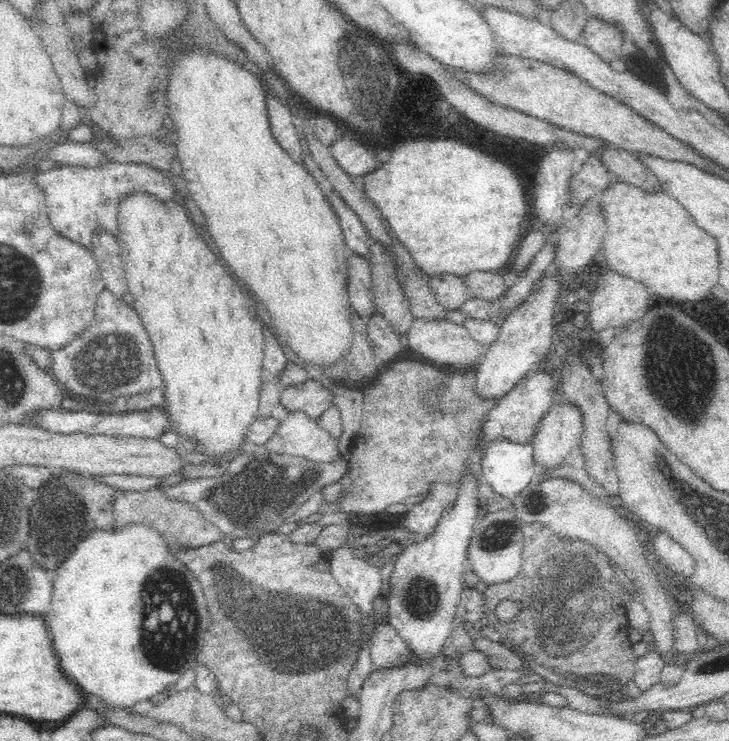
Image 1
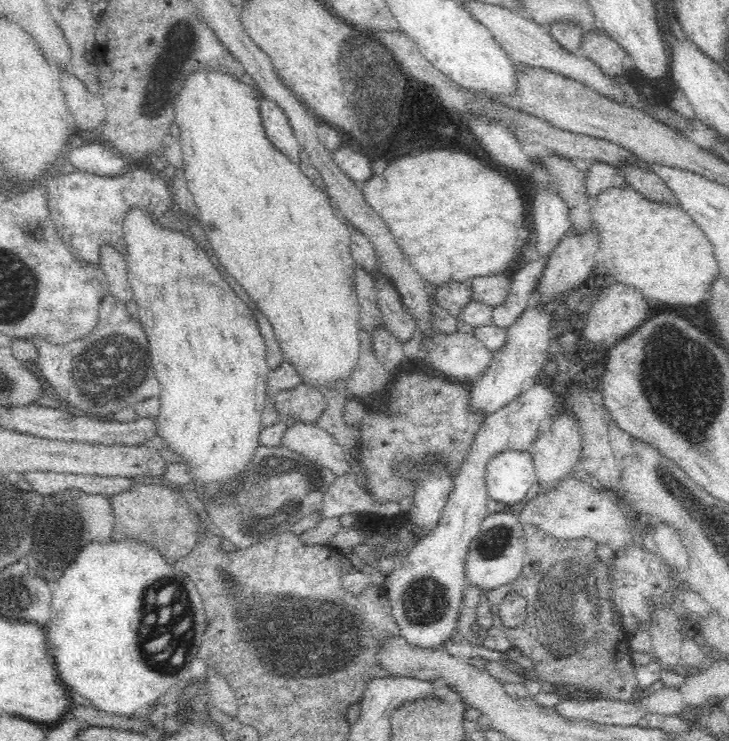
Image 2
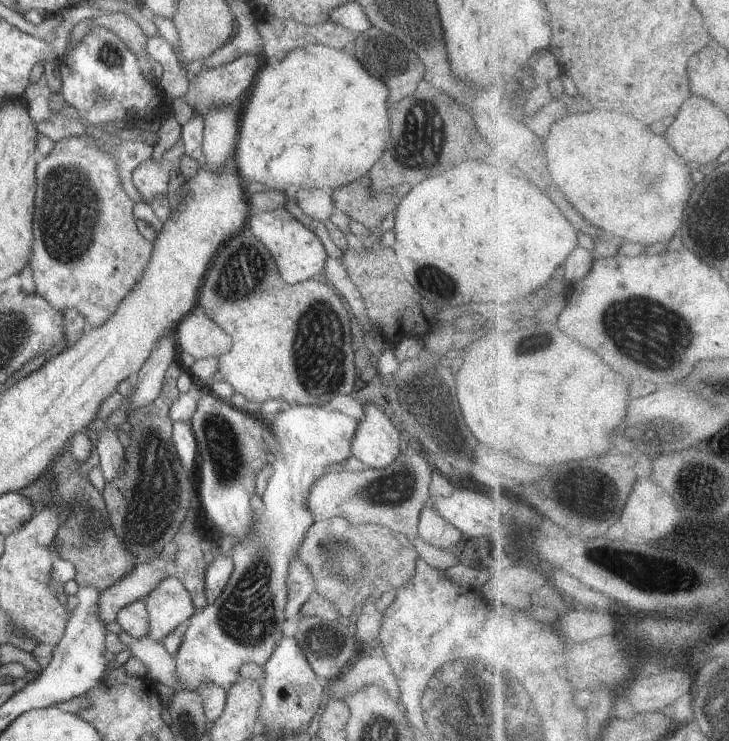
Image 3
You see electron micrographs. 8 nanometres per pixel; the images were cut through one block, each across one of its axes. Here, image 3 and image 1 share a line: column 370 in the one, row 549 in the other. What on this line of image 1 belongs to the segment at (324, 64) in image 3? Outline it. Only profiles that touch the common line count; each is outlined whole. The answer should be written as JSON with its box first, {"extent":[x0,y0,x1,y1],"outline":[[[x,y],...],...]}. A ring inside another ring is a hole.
{"extent":[45,524,211,709],"outline":[[[126,524],[124,528],[111,527],[108,530],[96,528],[96,530],[88,532],[74,546],[74,549],[69,552],[67,558],[62,560],[62,564],[58,564],[58,568],[53,571],[52,612],[46,614],[45,619],[48,622],[48,626],[50,626],[52,644],[54,644],[56,655],[60,656],[60,667],[62,671],[66,672],[68,679],[81,688],[82,693],[98,696],[104,702],[104,705],[110,709],[130,709],[139,704],[139,702],[142,702],[142,700],[150,700],[154,694],[162,692],[166,687],[172,687],[186,670],[191,669],[198,662],[199,651],[204,647],[205,634],[211,623],[211,616],[207,610],[207,600],[204,598],[204,591],[200,590],[200,581],[197,579],[197,576],[194,576],[192,571],[179,562],[174,554],[170,556],[171,553],[169,550],[170,548],[167,547],[165,538],[157,530],[154,530],[152,526],[148,528],[145,524]],[[160,588],[164,588],[166,592],[170,592],[170,598],[160,592],[154,594],[152,597],[150,596],[152,590],[160,590]]]}

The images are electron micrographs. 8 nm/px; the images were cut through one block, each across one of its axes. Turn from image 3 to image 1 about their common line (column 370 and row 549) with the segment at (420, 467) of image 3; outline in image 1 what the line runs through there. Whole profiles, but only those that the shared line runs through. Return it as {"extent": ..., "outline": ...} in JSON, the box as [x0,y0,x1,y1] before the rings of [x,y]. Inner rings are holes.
{"extent":[467,505,525,586],"outline":[[[504,505],[489,510],[476,522],[467,550],[467,565],[472,567],[472,572],[480,581],[492,586],[500,582],[510,582],[518,576],[524,562],[525,536],[522,525],[523,522],[516,516],[514,508]]]}

